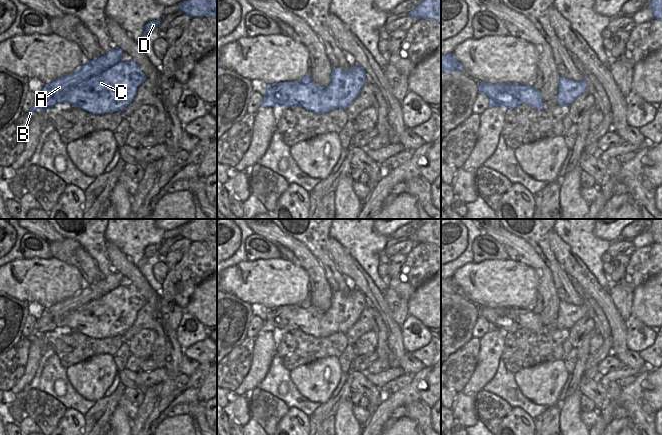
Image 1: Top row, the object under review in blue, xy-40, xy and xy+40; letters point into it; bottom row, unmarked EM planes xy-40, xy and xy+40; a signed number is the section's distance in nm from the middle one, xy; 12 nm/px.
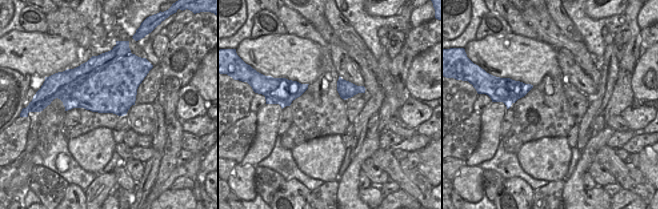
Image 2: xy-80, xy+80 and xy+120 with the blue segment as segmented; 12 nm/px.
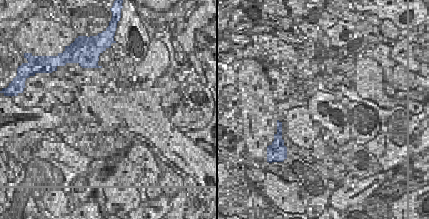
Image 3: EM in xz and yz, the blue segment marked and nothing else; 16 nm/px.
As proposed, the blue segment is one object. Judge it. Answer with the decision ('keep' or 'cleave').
cleave

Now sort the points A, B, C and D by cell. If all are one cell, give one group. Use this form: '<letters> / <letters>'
A B D / C

